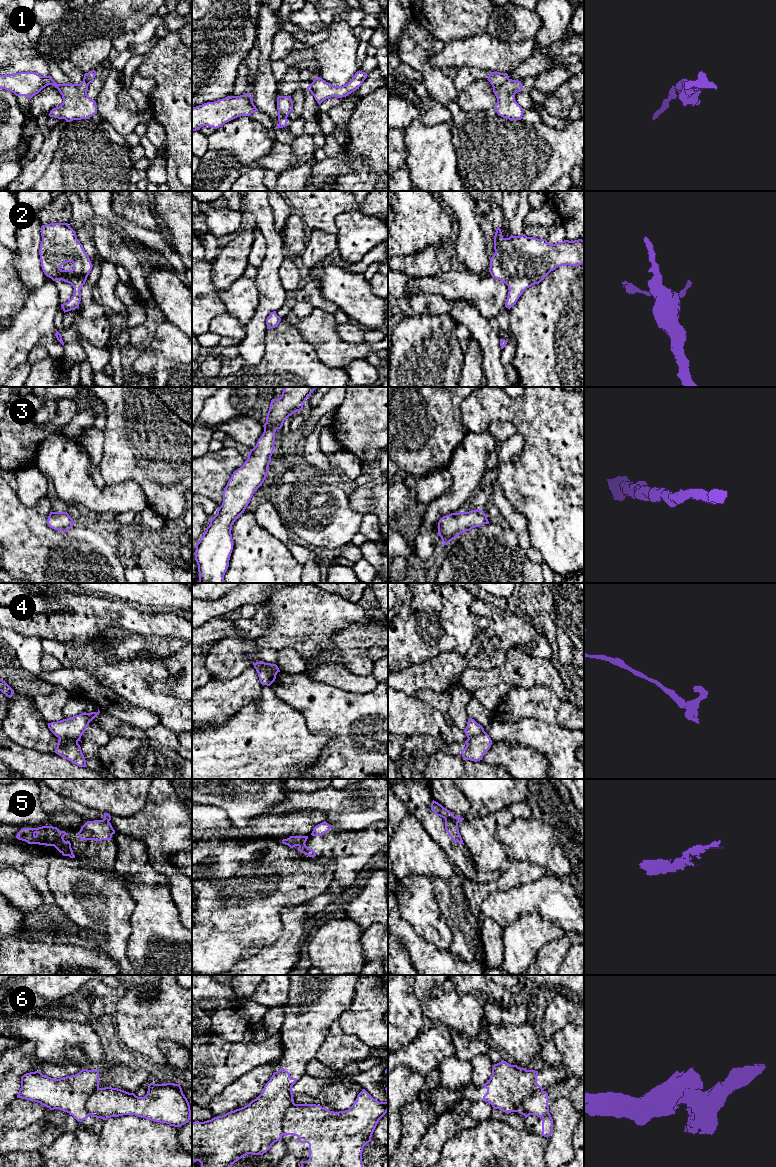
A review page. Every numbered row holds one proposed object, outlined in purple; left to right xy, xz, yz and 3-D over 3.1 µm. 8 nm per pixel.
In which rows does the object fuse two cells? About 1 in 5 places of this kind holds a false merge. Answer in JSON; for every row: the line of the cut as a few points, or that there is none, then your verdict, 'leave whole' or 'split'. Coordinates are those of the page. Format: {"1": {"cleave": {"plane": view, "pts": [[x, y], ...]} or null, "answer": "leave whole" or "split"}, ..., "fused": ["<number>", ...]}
{"1": {"cleave": {"plane": "yz", "pts": [[509, 79], [493, 87]]}, "answer": "split"}, "2": {"cleave": null, "answer": "leave whole"}, "3": {"cleave": null, "answer": "leave whole"}, "4": {"cleave": {"plane": "xz", "pts": [[254, 666], [265, 666], [276, 674]]}, "answer": "split"}, "5": {"cleave": {"plane": "yz", "pts": [[445, 818], [450, 818], [457, 824]]}, "answer": "split"}, "6": {"cleave": {"plane": "yz", "pts": [[542, 1090], [536, 1090], [524, 1100], [523, 1110], [526, 1113]]}, "answer": "split"}, "fused": ["1", "4", "5", "6"]}

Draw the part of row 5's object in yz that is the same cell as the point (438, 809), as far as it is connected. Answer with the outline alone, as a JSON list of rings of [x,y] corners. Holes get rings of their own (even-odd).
[[[432,801],[431,803],[431,810],[437,815],[444,819],[451,819],[456,824],[460,823],[464,818],[461,818],[459,816],[454,816],[454,813],[450,812],[446,808],[444,808],[441,804],[439,804],[436,801]]]

